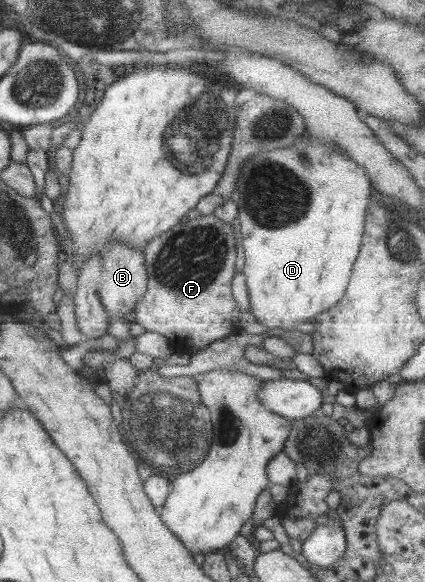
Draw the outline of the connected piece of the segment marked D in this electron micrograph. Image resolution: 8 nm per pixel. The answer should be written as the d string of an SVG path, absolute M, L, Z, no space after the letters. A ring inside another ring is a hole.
M306 134L300 135L291 146L259 152L242 164L235 190L240 197L237 218L240 224L239 232L242 238L243 254L245 255L242 273L248 293L249 312L254 316L256 323L258 322L266 327L266 331L272 330L272 328L295 330L298 324L311 322L317 314L334 306L344 296L351 275L351 268L359 251L362 224L364 224L366 209L368 208L370 189L368 177L361 166L352 162L349 156L346 156L339 148L335 148L333 144L310 140Z

